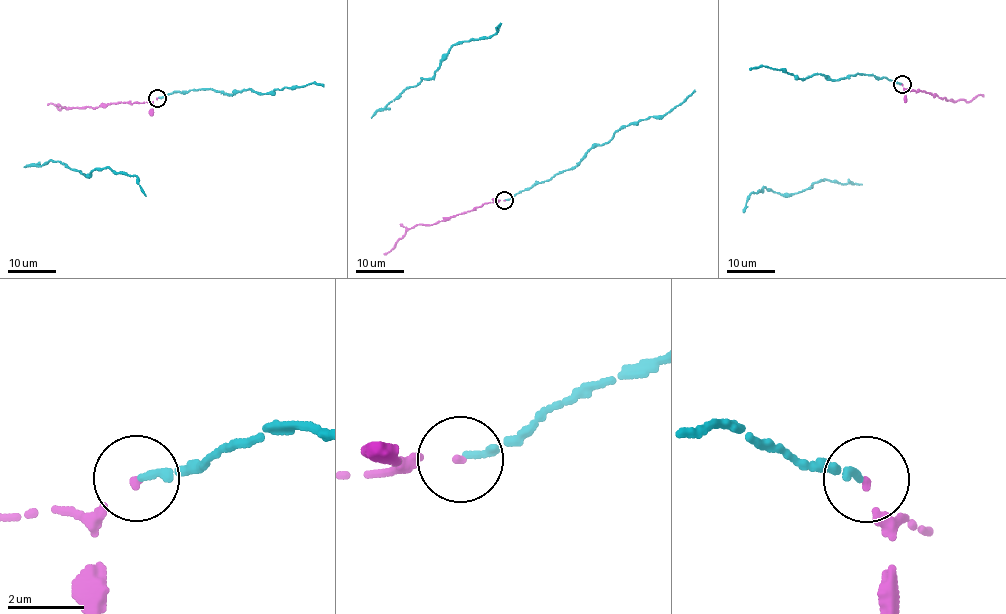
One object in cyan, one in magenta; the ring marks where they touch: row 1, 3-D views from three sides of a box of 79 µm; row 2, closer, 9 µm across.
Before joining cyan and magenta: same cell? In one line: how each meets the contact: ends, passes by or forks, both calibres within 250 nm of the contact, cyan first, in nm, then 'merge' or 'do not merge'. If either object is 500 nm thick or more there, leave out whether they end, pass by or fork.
cyan ends; magenta ends; calibres 200 and 130 nm; merge

